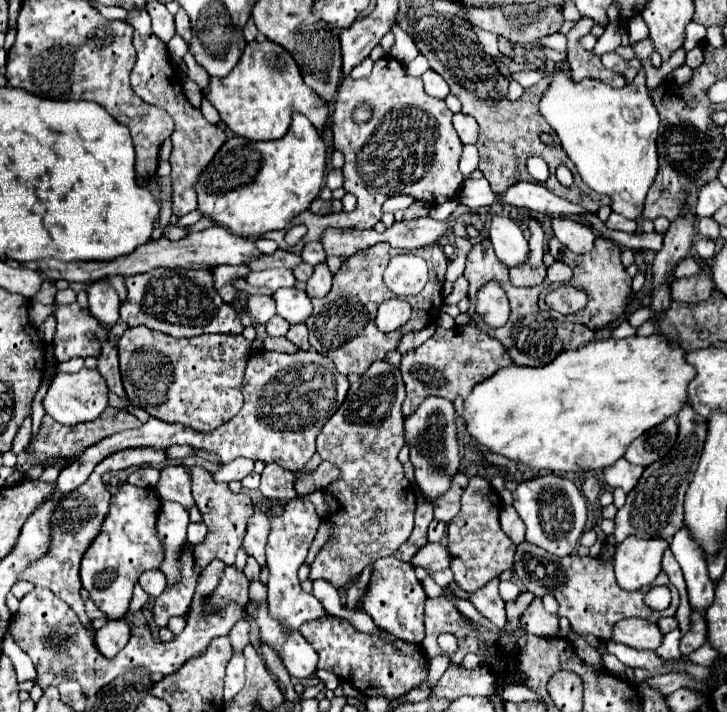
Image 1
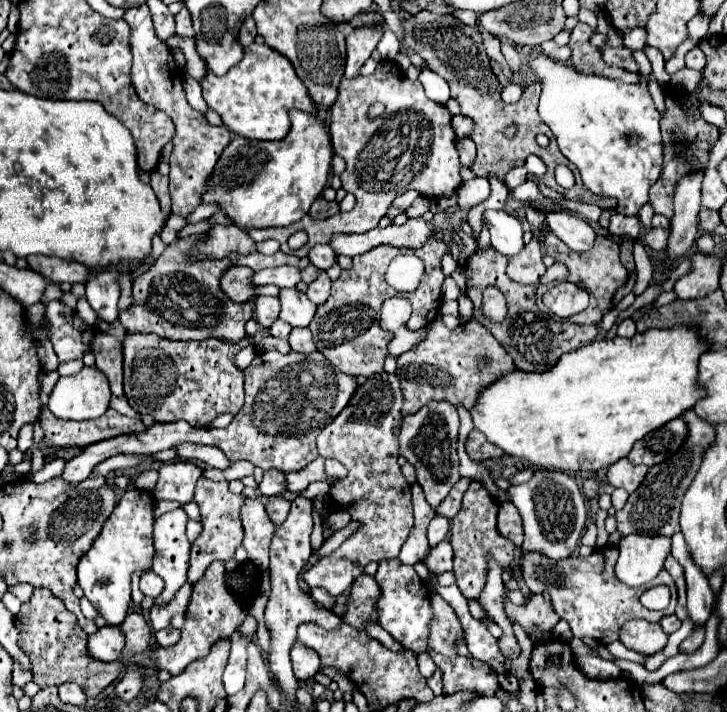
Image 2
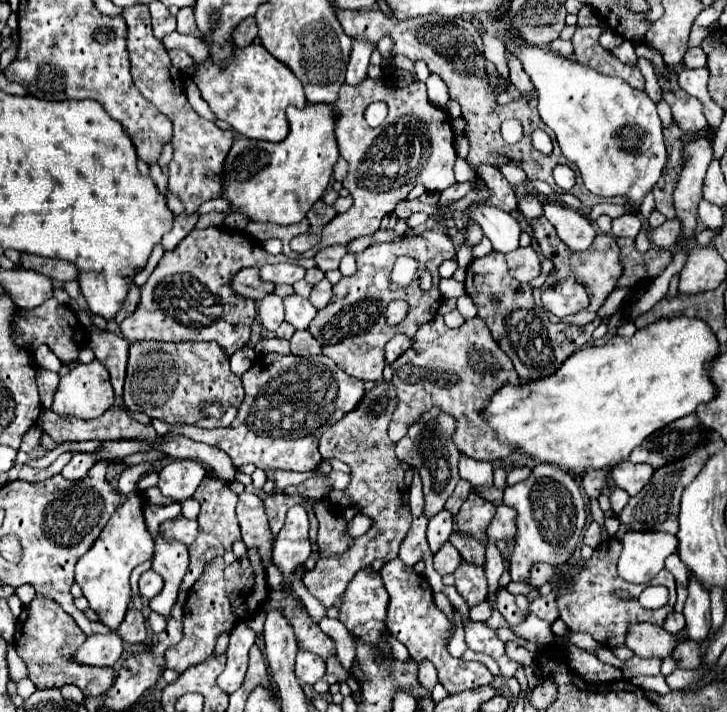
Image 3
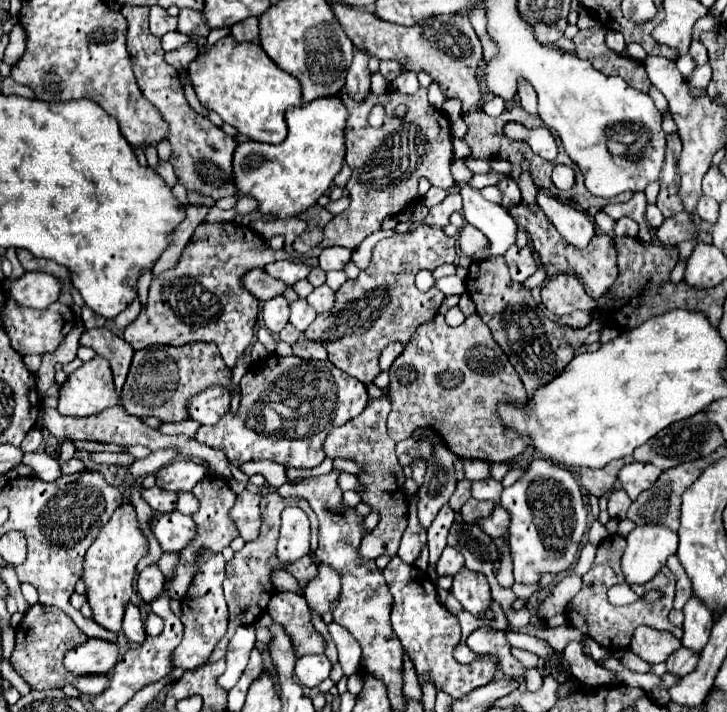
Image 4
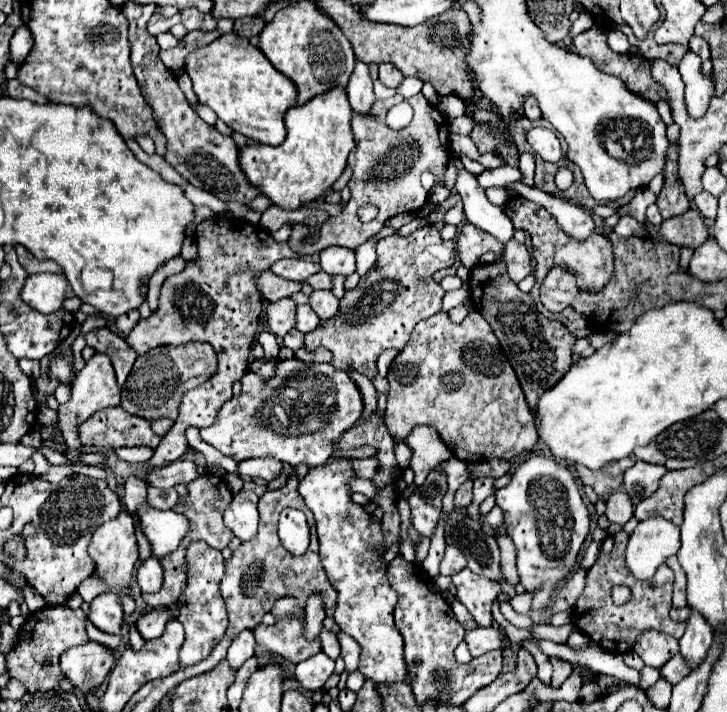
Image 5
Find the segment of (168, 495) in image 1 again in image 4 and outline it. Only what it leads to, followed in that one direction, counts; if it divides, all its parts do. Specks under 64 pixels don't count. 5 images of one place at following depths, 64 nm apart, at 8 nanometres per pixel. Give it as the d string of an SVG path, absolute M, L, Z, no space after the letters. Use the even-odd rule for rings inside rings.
M174 460L156 472L156 486L172 492L192 490L206 476L206 468L194 460Z

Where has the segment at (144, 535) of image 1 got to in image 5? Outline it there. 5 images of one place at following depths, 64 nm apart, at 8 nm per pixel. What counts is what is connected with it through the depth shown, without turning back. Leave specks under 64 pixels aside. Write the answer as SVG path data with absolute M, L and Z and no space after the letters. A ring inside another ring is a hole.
M120 512L116 520L100 524L92 534L88 554L96 560L96 574L106 576L110 584L130 584L126 574L132 574L138 562L134 520ZM100 594L90 602L88 620L102 632L120 634L122 628L122 606L118 594Z

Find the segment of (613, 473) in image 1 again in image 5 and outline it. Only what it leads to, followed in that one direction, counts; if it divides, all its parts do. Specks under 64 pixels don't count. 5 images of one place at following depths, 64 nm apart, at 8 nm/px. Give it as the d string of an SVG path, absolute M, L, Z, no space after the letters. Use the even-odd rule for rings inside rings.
M638 460L632 468L628 468L628 472L624 474L624 490L626 494L632 498L634 504L638 504L640 500L652 496L658 490L660 478L666 474L668 470L664 466L656 466L656 464L648 464Z

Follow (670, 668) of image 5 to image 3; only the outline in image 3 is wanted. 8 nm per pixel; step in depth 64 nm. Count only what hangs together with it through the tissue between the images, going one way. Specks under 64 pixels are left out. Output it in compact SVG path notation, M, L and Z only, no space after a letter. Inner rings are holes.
M684 640L674 648L672 658L676 660L678 668L682 668L682 670L696 670L702 662L700 660L700 644Z

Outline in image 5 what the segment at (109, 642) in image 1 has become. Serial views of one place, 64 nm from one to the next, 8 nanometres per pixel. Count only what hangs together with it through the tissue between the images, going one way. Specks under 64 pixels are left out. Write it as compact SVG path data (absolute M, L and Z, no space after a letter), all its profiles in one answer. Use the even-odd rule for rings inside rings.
M84 644L66 650L60 656L60 668L64 676L78 688L84 696L96 694L110 674L114 664L112 652L108 648L100 648L100 644Z

